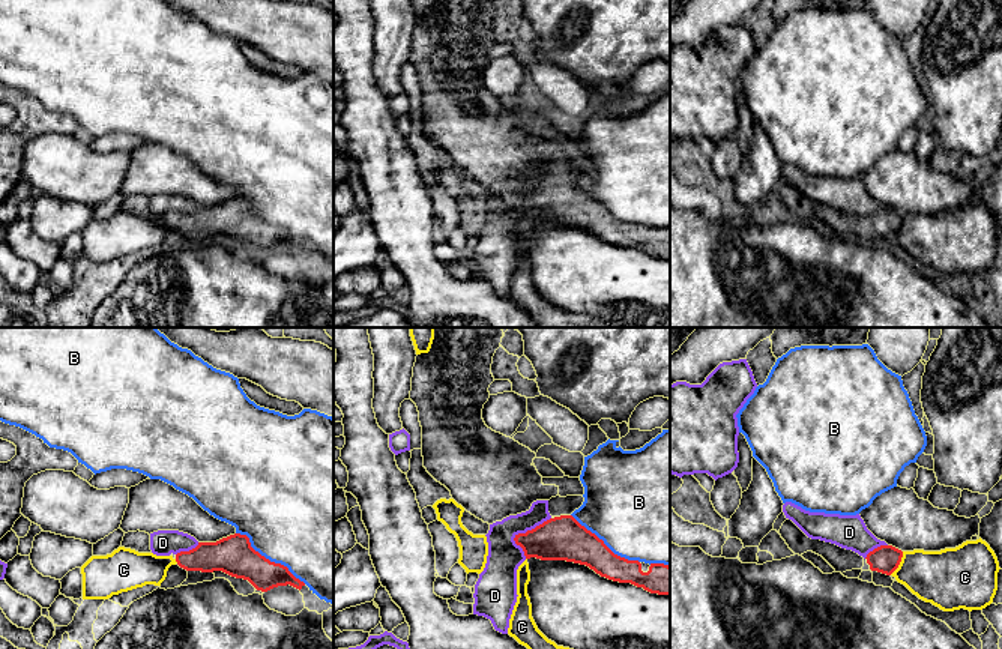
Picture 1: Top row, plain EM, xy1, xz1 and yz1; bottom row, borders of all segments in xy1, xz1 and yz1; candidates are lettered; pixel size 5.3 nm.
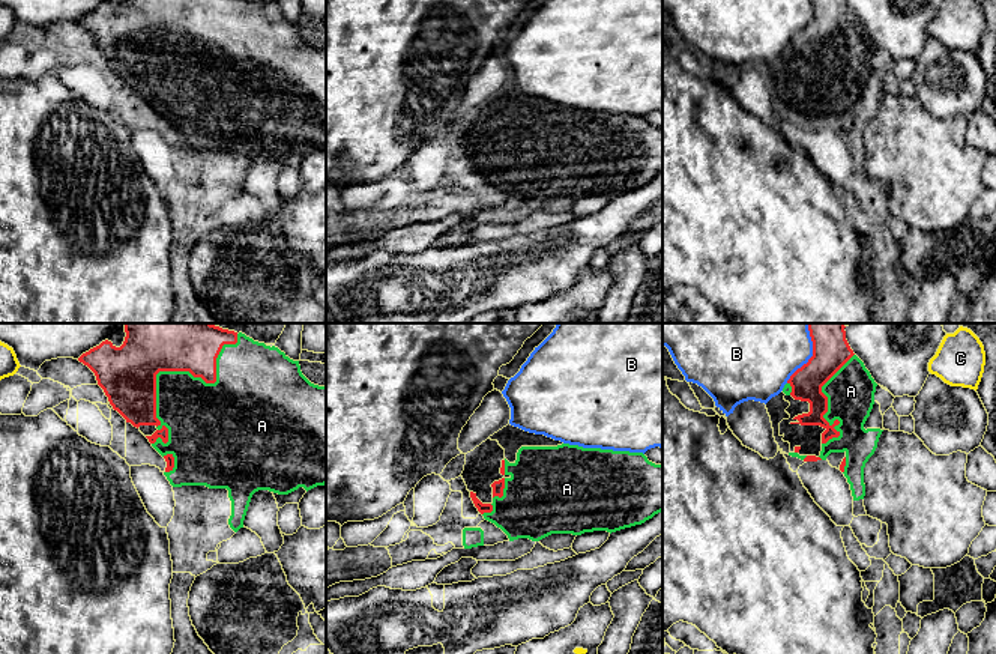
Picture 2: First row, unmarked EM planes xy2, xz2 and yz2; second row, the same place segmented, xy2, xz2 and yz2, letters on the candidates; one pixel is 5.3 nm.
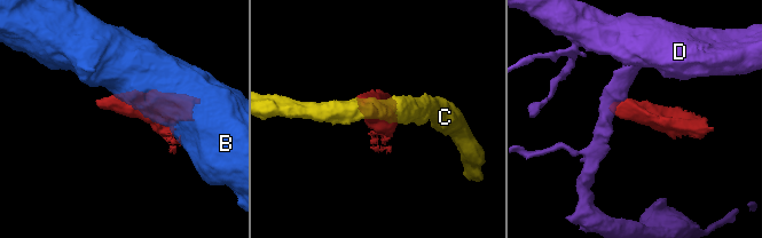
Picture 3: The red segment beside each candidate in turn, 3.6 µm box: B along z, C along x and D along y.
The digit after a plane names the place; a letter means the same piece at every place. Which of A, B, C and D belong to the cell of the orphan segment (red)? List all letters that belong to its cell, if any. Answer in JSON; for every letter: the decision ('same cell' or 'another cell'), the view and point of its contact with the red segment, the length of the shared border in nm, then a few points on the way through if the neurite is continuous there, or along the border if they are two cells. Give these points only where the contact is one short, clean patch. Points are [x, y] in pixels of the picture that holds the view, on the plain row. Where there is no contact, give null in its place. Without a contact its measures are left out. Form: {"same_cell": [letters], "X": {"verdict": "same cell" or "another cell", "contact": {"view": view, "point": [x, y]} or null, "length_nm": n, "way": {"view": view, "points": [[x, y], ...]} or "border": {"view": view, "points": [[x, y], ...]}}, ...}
{"same_cell": ["A"], "A": {"verdict": "same cell", "contact": {"view": "xy2", "point": [172, 33]}, "length_nm": 750}, "B": {"verdict": "another cell", "contact": {"view": "xy1", "point": [268, 223]}, "length_nm": 460}, "C": {"verdict": "another cell", "contact": {"view": "yz1", "point": [899, 227]}, "length_nm": 150, "border": {"view": "yz1", "points": [[903, 215], [900, 227], [890, 238]]}}, "D": {"verdict": "another cell", "contact": {"view": "xz1", "point": [522, 197]}, "length_nm": 260, "border": {"view": "xz1", "points": [[550, 181], [514, 202], [525, 221]]}}}

